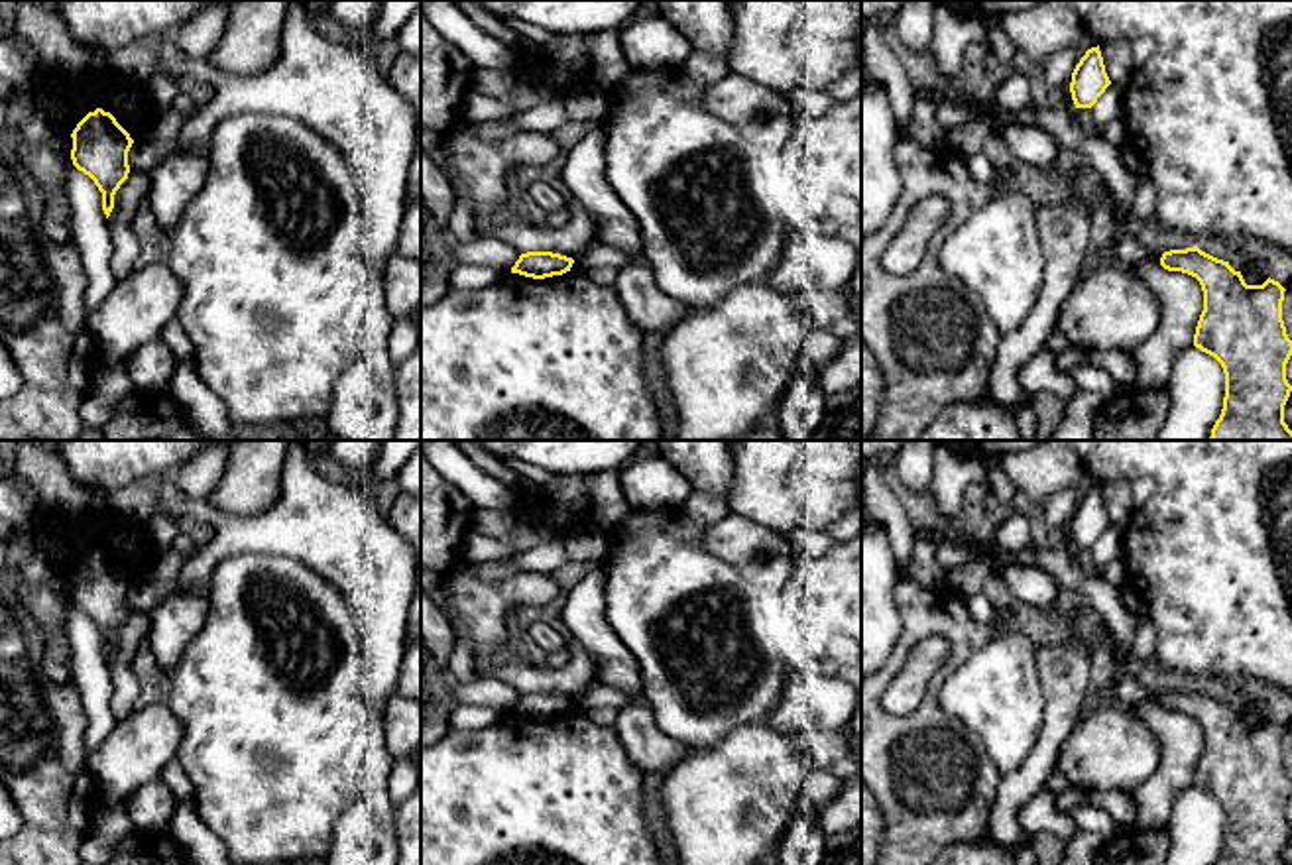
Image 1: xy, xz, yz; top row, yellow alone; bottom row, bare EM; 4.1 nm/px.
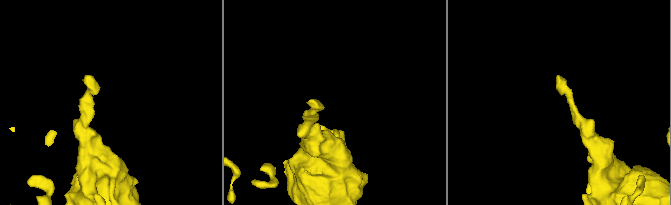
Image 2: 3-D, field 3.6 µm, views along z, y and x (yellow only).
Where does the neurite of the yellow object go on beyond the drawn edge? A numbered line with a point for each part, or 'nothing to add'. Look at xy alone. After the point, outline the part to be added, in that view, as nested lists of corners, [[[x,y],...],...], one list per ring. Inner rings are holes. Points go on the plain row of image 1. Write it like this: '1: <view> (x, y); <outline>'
nothing to add

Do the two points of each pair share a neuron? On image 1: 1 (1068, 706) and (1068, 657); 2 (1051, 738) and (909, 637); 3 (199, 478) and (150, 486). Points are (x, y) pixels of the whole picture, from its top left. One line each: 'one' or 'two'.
1: one
2: two
3: one

